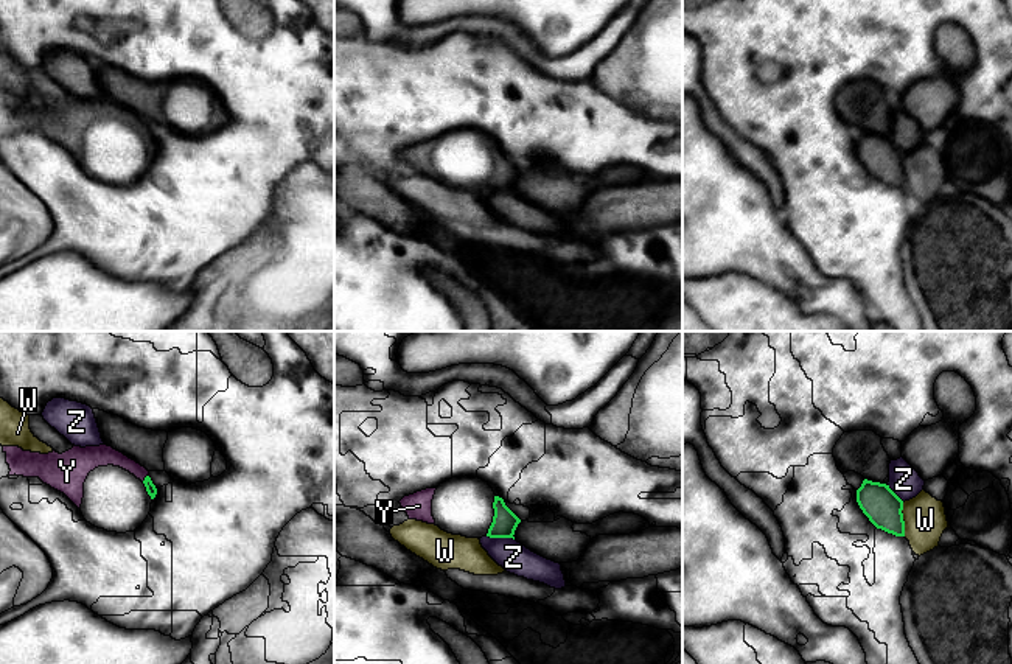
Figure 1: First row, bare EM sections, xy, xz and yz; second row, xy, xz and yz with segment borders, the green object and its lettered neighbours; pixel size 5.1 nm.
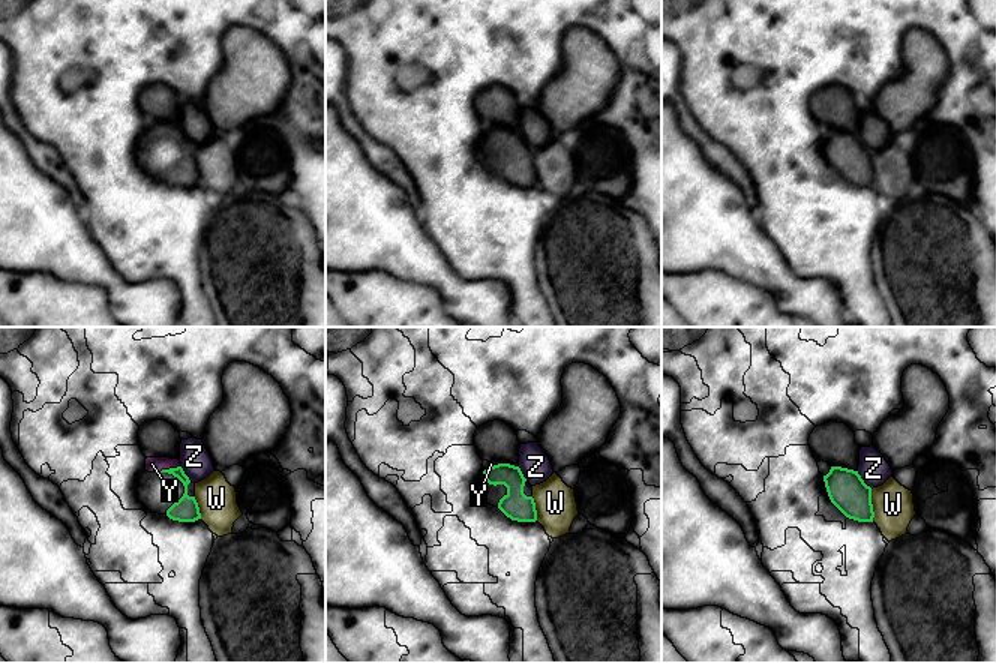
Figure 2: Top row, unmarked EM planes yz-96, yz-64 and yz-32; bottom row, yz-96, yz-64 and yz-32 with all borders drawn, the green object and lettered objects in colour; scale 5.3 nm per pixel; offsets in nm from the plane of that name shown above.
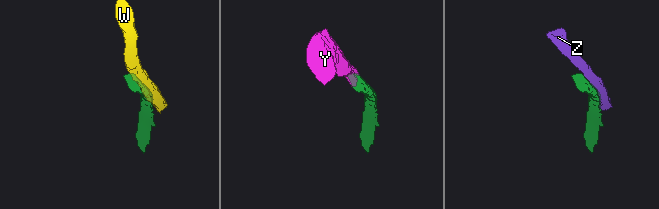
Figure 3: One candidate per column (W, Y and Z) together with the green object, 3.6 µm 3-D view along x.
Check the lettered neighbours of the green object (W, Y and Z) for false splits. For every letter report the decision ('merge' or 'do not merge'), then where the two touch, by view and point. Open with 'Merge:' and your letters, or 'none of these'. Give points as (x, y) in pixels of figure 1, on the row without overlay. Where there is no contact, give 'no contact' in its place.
Merge: Y
W: do not merge; contact yz (902, 171)
Y: merge; contact xy (145, 129)
Z: do not merge; contact xz (499, 188)

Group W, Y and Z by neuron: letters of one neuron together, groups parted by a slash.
W / Y / Z

